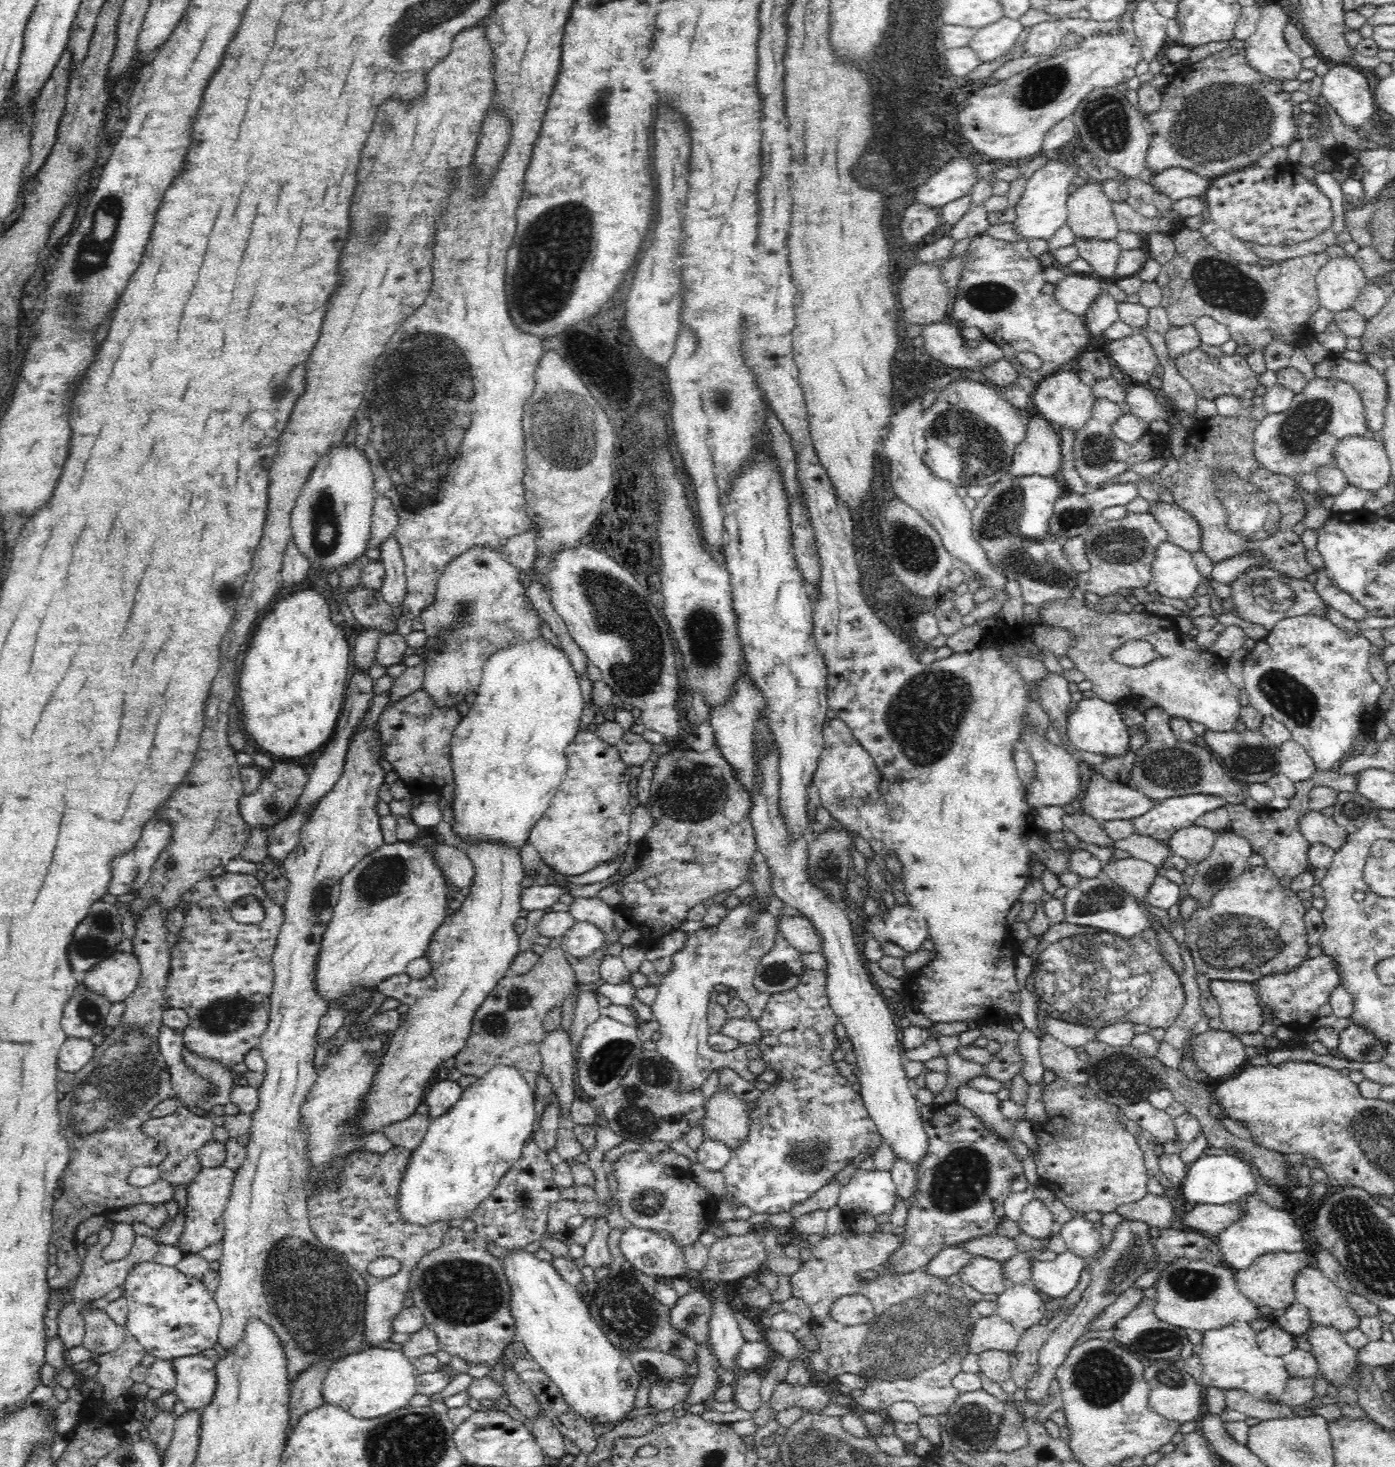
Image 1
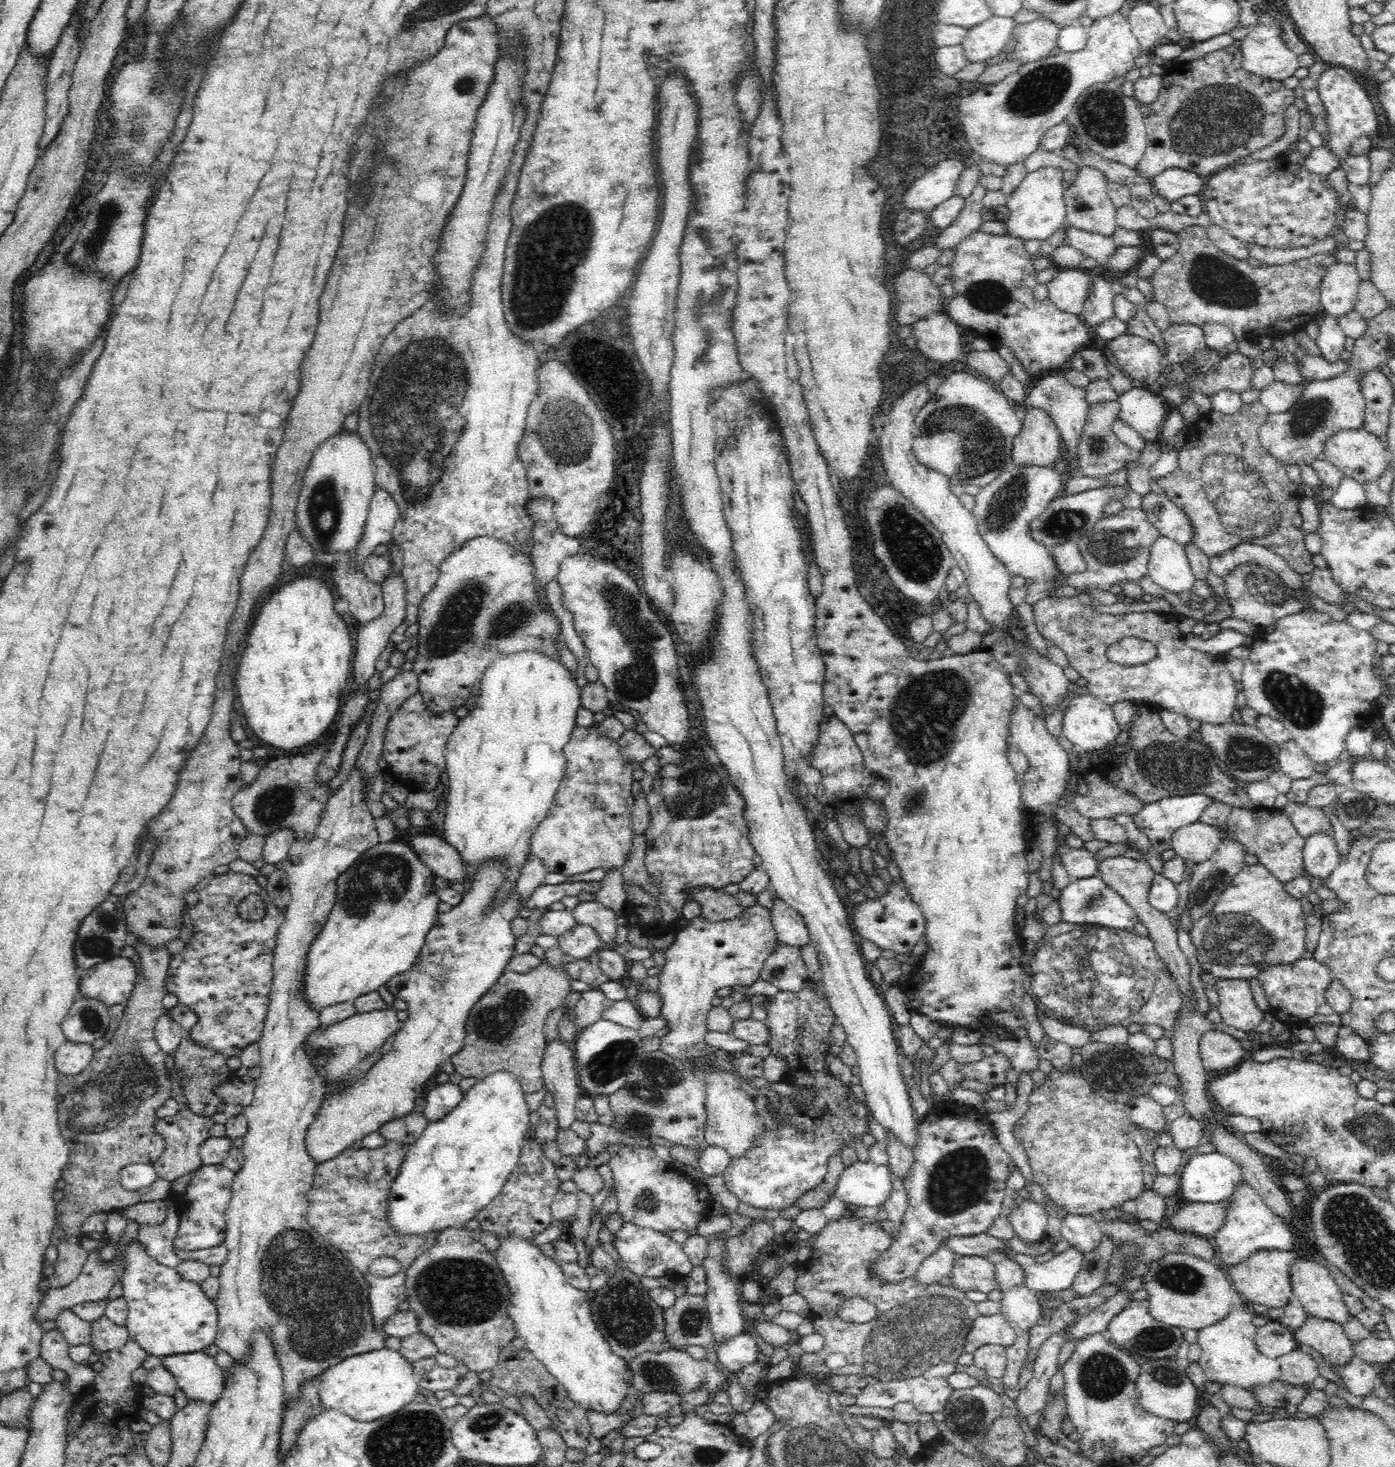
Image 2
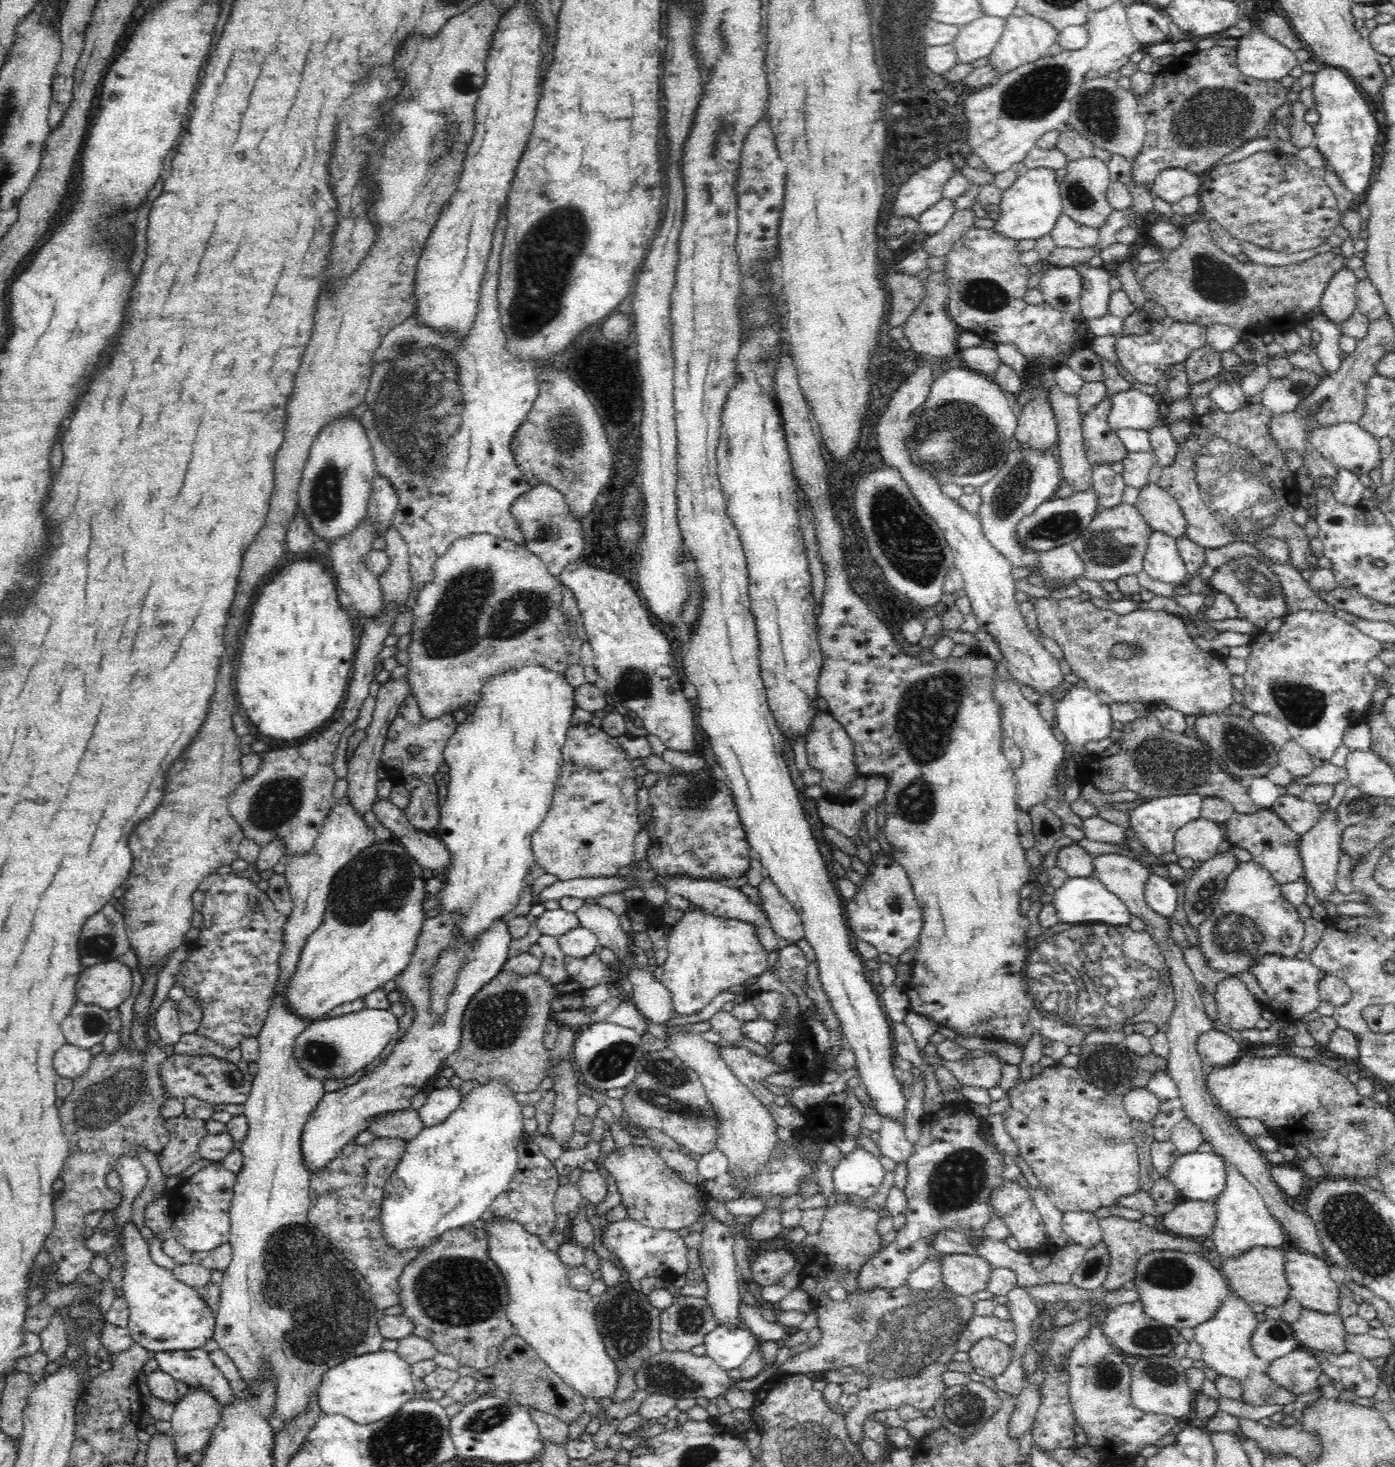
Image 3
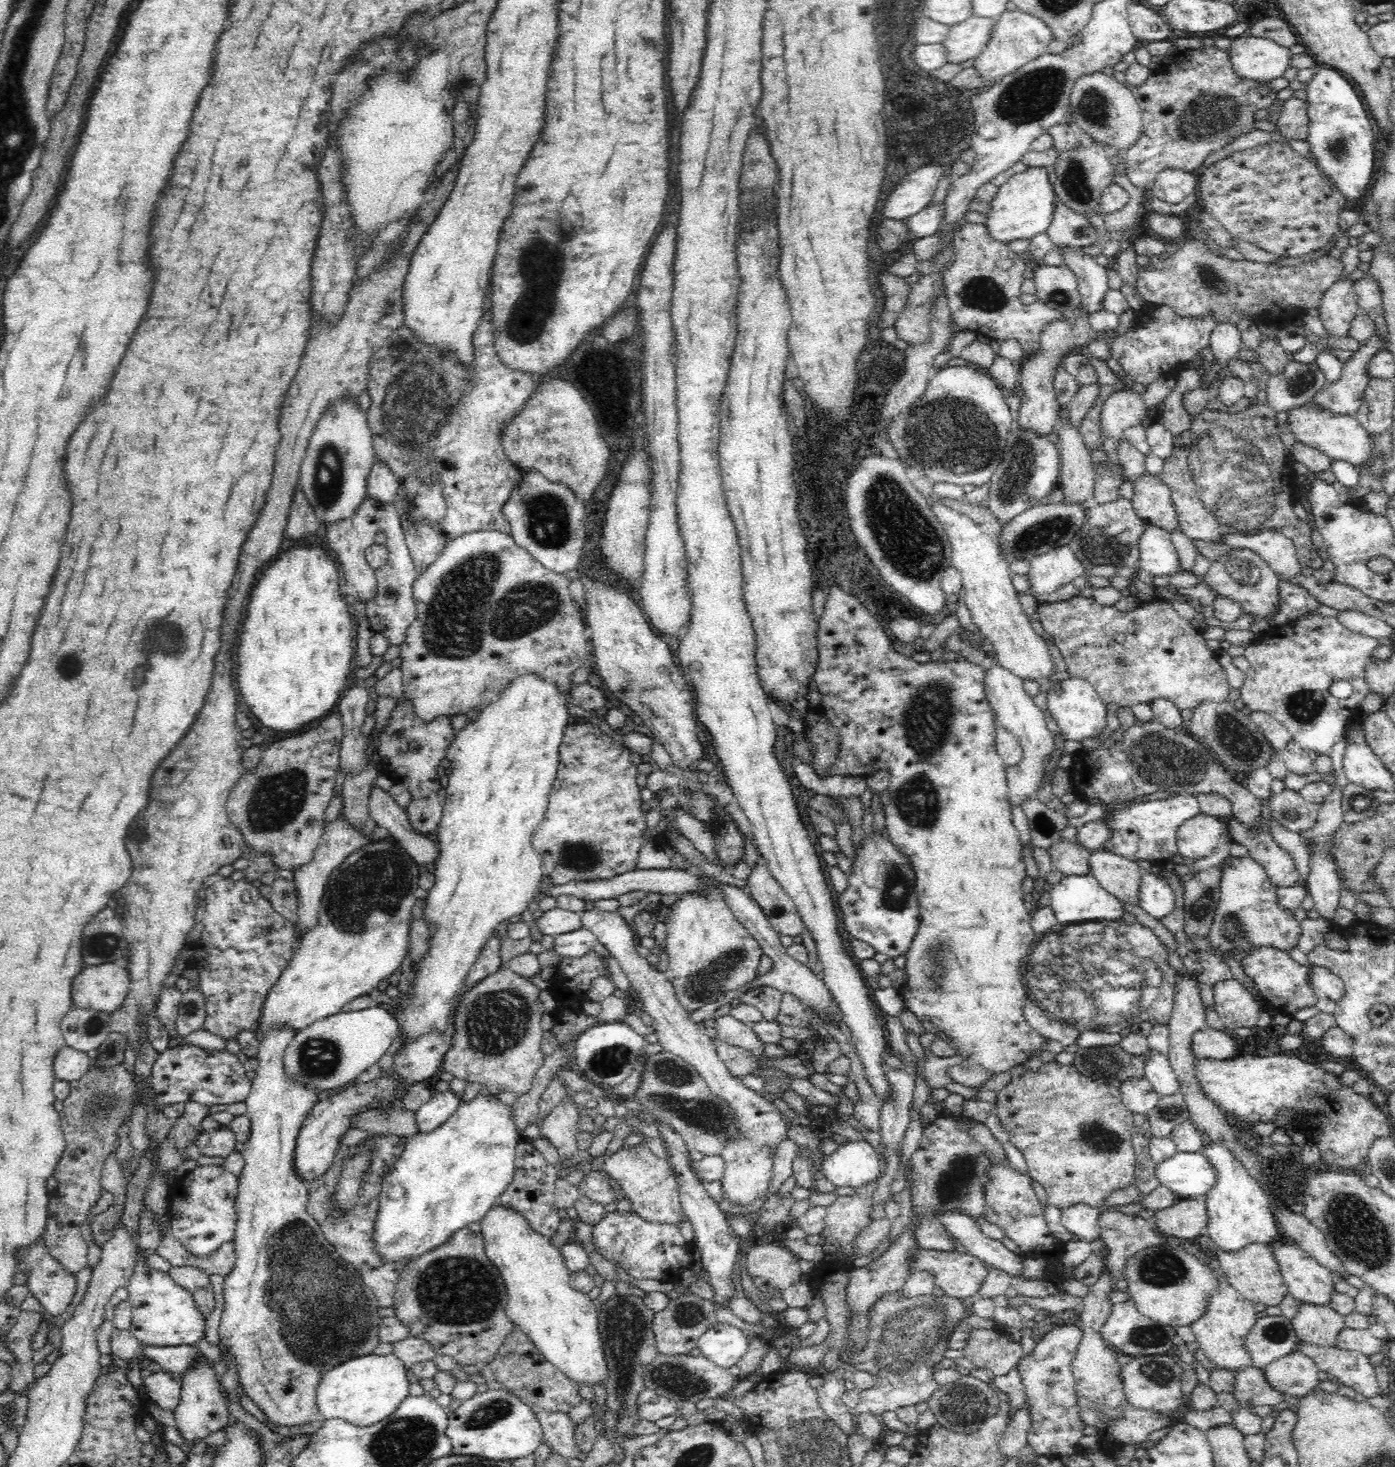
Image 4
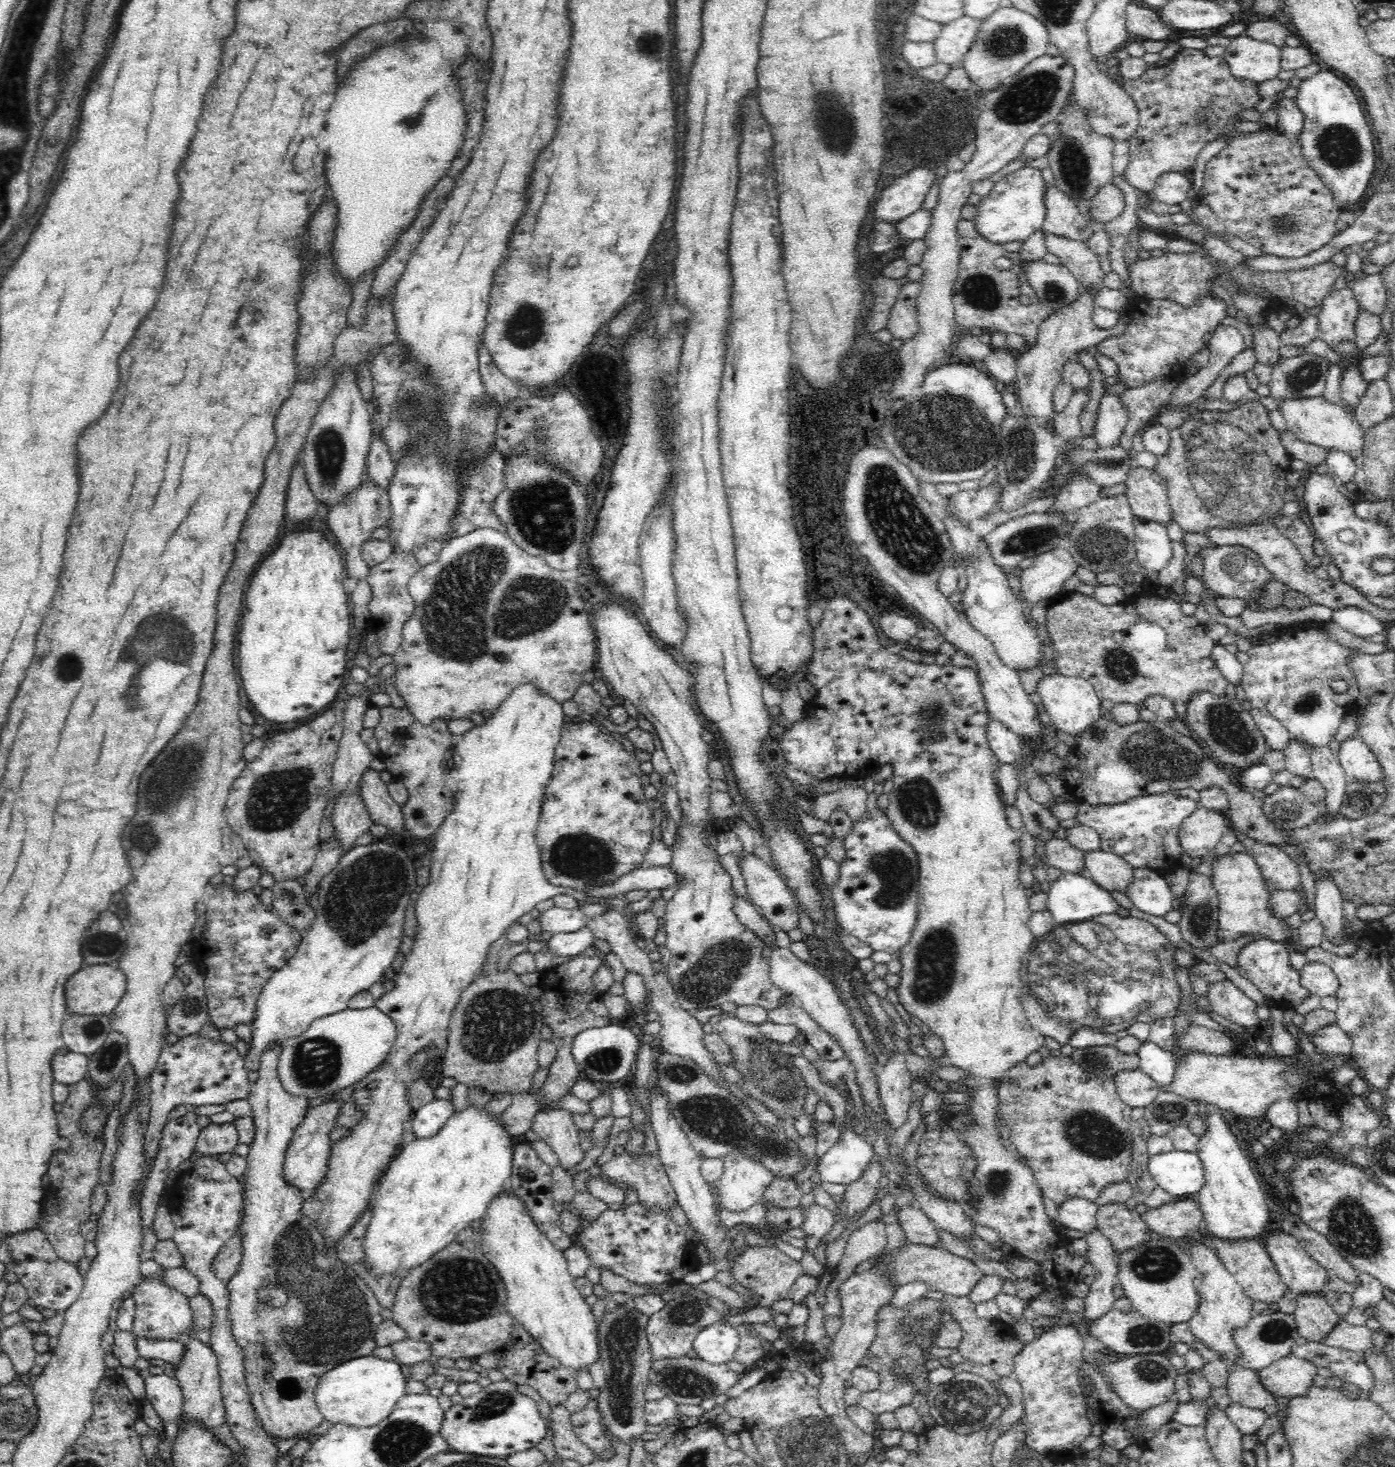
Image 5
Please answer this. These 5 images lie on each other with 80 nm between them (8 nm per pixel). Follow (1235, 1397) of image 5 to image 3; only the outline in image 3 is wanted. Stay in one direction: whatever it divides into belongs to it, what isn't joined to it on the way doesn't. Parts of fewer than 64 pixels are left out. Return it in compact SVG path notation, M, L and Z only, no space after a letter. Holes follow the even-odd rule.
M1253 1375L1241 1383L1243 1402L1252 1406L1294 1404L1298 1395L1278 1386L1266 1375Z

